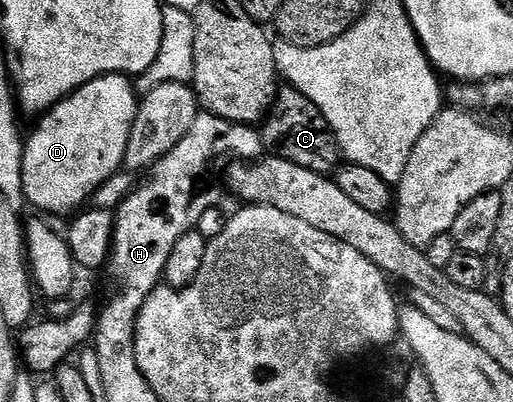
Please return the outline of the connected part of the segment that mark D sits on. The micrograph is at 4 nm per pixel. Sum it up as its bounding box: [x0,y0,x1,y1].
[22,74,139,214]

